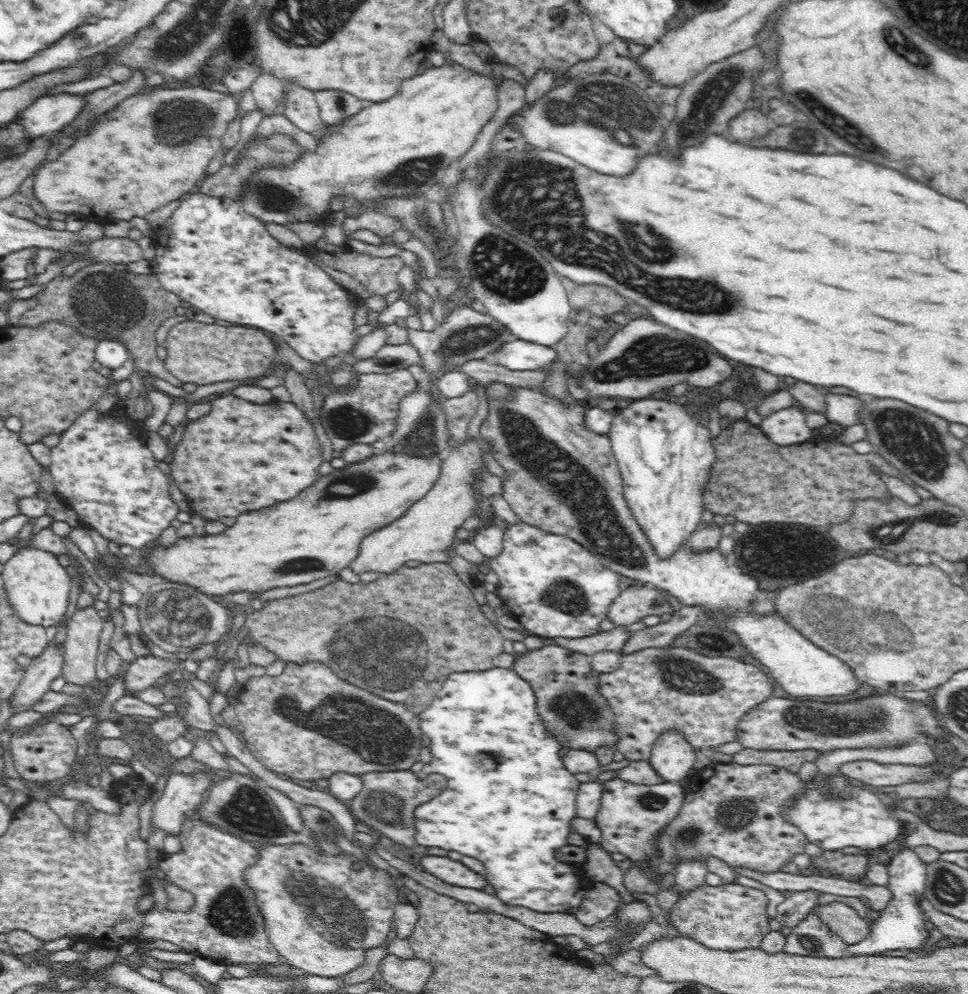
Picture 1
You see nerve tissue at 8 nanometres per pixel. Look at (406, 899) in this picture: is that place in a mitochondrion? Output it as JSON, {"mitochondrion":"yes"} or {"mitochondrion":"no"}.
{"mitochondrion":"no"}

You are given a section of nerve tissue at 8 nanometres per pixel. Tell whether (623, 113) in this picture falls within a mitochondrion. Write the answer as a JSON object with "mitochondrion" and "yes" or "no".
{"mitochondrion":"yes"}

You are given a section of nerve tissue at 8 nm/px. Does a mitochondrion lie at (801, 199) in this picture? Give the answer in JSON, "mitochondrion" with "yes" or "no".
{"mitochondrion":"no"}

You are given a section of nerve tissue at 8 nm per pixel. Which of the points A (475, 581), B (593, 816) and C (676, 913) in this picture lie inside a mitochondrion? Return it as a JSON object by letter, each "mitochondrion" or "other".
{"A":"other","B":"other","C":"other"}

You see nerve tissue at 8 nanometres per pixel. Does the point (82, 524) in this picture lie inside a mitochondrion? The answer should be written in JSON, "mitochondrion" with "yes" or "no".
{"mitochondrion":"no"}

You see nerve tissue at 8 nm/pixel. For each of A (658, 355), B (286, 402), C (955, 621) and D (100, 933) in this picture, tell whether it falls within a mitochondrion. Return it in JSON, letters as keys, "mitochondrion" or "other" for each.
{"A":"mitochondrion","B":"other","C":"other","D":"other"}

